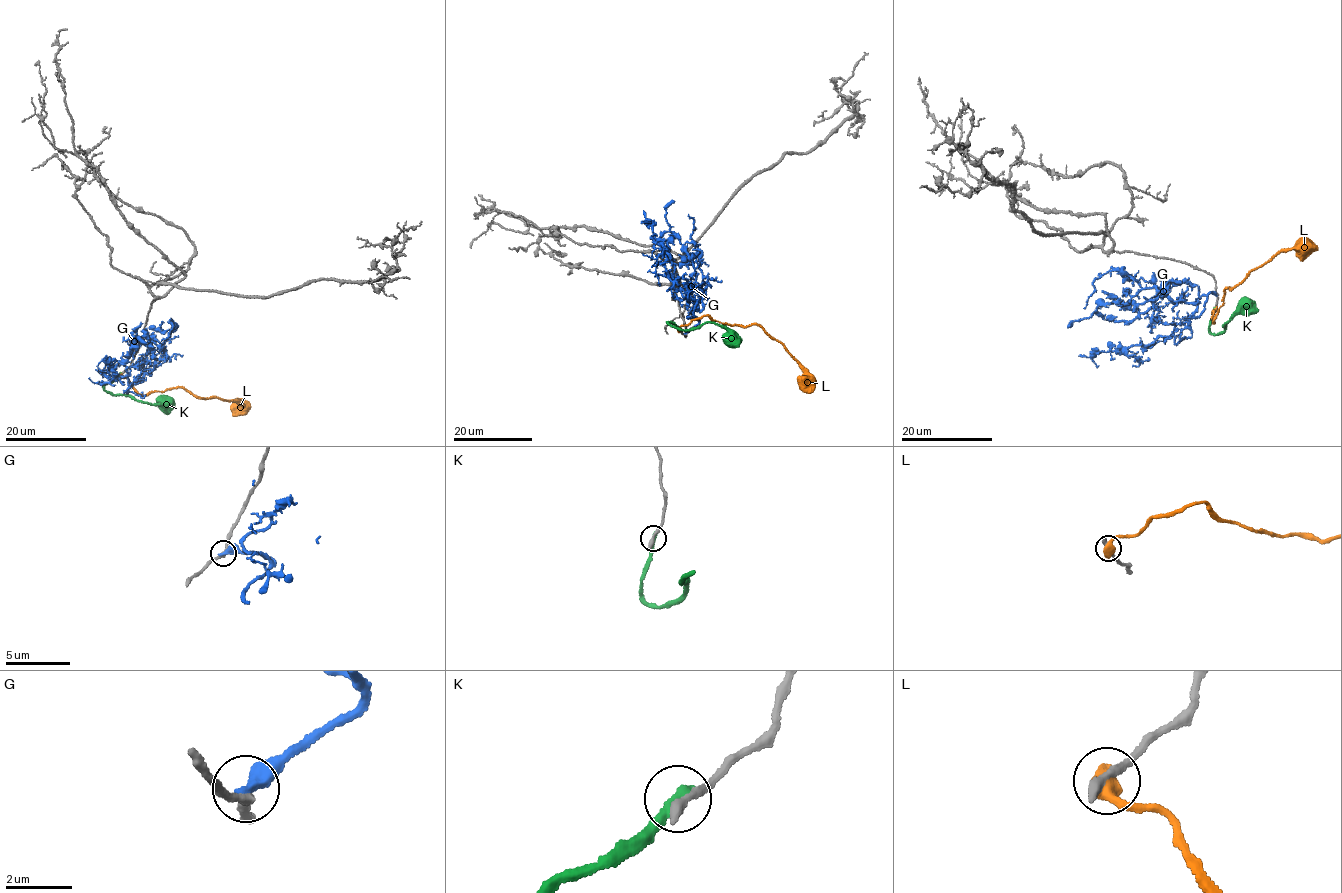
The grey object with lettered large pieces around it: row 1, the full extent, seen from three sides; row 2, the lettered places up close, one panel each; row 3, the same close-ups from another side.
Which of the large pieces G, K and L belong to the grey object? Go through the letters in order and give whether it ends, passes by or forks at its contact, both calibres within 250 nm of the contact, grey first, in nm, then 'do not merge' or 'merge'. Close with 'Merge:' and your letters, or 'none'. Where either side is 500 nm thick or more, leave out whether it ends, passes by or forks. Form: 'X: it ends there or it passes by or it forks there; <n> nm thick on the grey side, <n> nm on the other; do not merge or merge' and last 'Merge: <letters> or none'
G: it ends there; 240 nm thick on the grey side, 440 nm on the other; do not merge
K: it ends there; 360 nm thick on the grey side, 380 nm on the other; do not merge
L: 360 nm thick on the grey side, 700 nm on the other; do not merge
Merge: none

